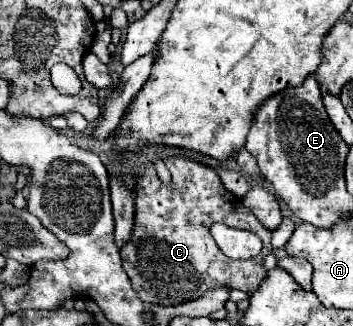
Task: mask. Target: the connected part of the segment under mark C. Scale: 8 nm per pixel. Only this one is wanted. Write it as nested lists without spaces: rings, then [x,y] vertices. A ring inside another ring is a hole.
[[[171,158],[165,164],[173,176],[169,186],[157,178],[153,164],[143,166],[139,194],[135,198],[135,228],[129,244],[121,248],[123,270],[127,272],[137,296],[147,304],[177,306],[199,298],[203,292],[217,286],[253,294],[267,276],[263,258],[273,250],[271,232],[241,204],[241,200],[225,190],[213,168],[183,158]],[[213,222],[255,232],[263,240],[261,254],[249,260],[227,258],[209,234]]]

